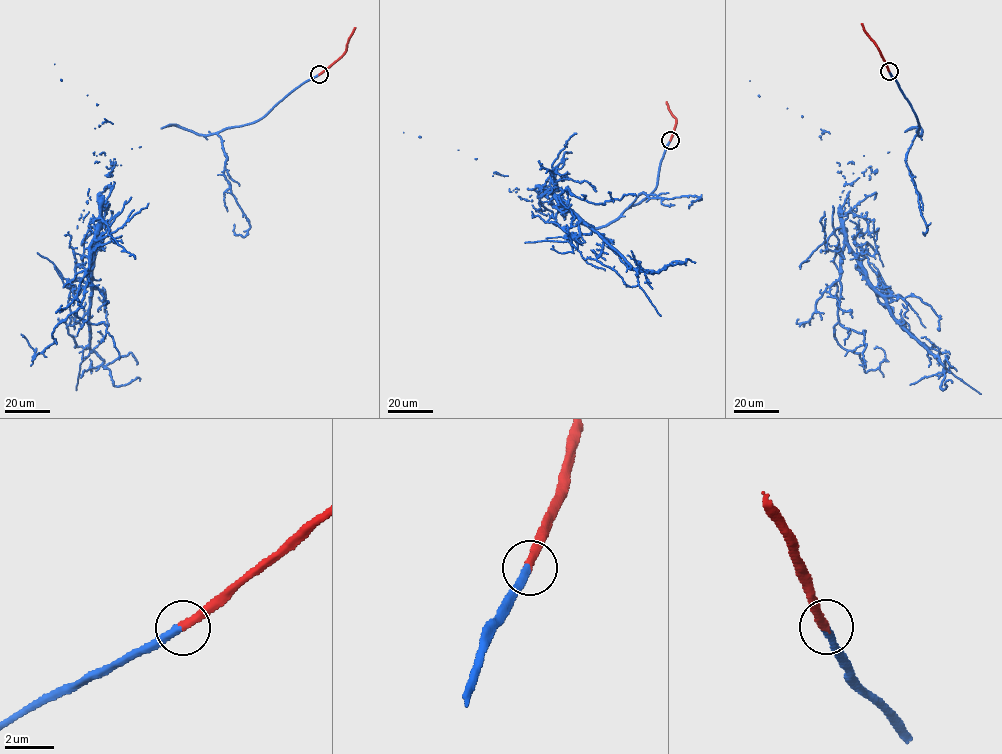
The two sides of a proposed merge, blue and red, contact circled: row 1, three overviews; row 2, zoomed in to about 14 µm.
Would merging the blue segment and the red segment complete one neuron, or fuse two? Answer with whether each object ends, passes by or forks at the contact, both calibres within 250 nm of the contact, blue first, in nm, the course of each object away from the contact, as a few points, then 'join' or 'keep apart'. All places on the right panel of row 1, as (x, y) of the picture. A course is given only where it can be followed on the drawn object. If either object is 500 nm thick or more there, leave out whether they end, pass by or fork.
blue ends there; red ends there; 320 nm thick on the blue side, 360 nm on the other; blue runs (889, 71), (920, 135), (844, 185), (843, 232), (894, 320), (938, 356), (940, 388), (952, 383); red runs (889, 71), (861, 23); join

